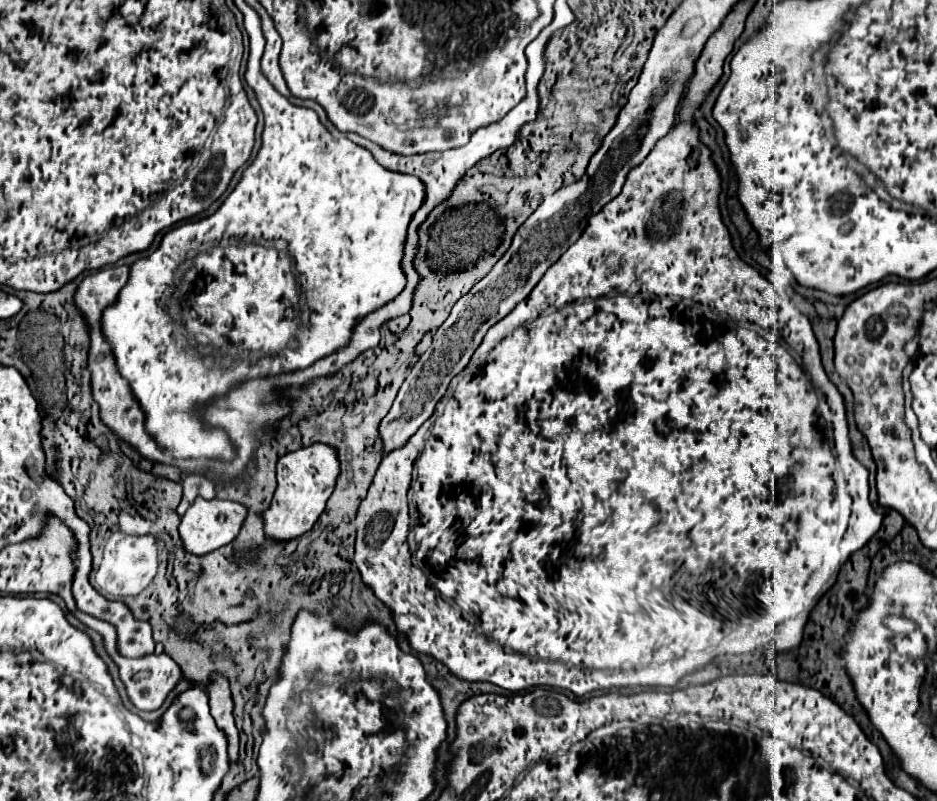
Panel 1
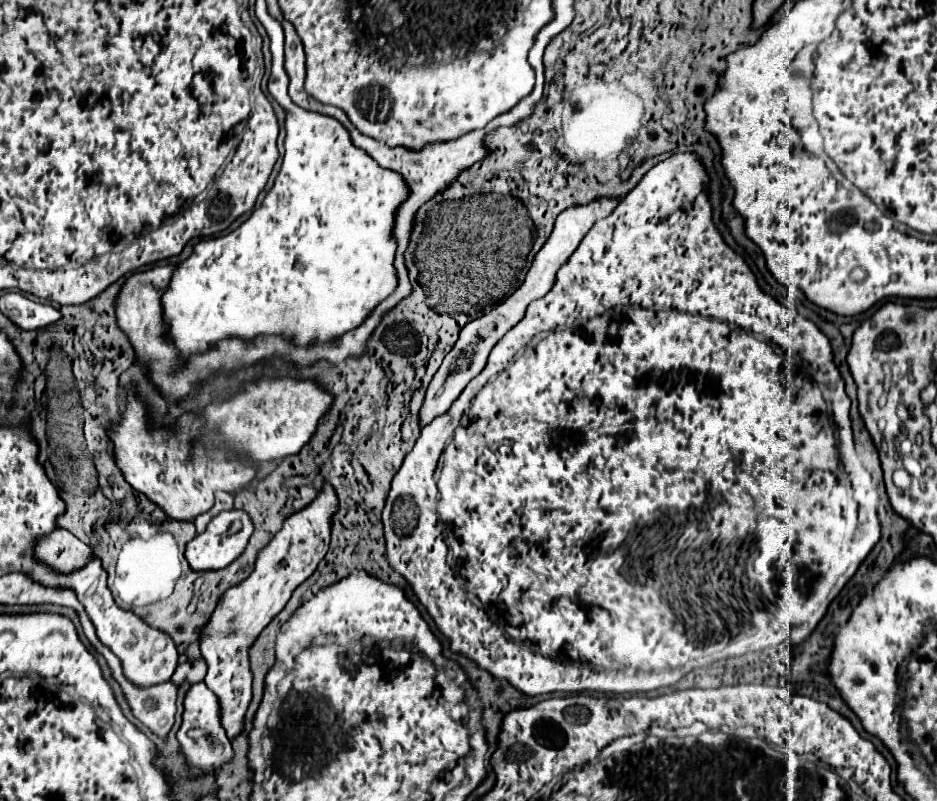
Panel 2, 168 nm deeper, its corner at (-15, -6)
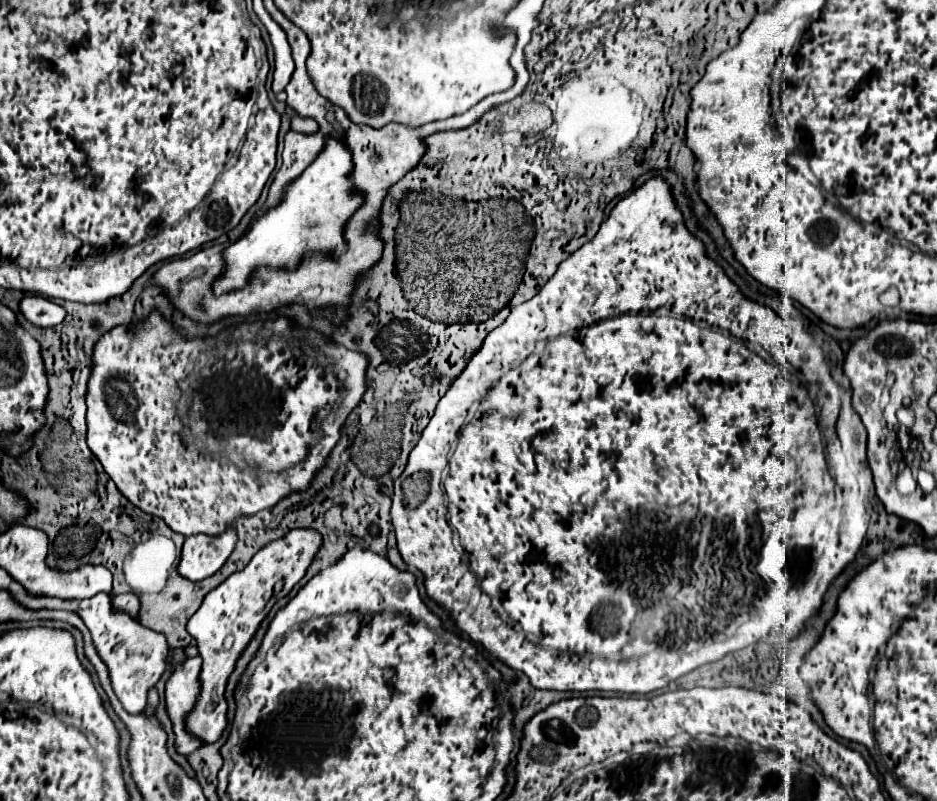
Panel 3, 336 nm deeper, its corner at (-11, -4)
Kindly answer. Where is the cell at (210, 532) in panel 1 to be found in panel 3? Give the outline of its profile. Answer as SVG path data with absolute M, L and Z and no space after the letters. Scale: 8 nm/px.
M230 529L218 537L192 535L184 541L178 573L190 581L202 581L214 575L236 547L236 531Z

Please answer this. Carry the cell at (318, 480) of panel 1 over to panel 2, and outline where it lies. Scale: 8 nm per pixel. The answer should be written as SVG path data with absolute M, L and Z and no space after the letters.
M324 483L312 503L308 503L302 511L292 513L292 517L286 517L282 529L276 533L272 543L268 543L268 547L258 553L254 573L238 587L232 587L224 593L216 611L212 613L210 623L202 633L200 649L208 665L208 675L204 683L210 691L216 693L220 701L222 725L230 739L238 737L244 731L244 717L252 699L248 647L258 637L258 633L284 609L292 591L314 573L314 569L326 555L336 505L336 489L330 483Z

